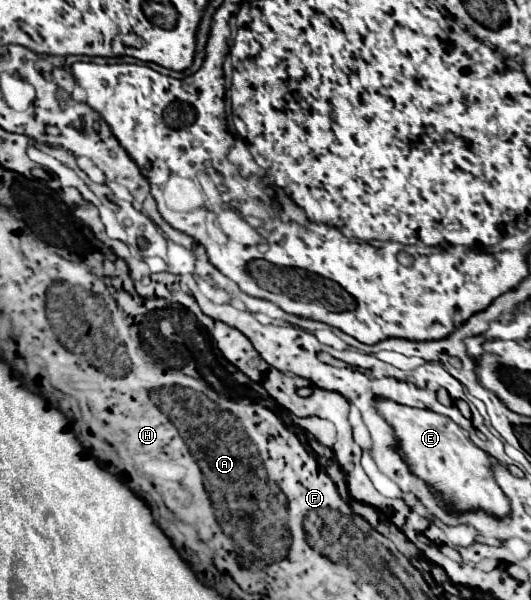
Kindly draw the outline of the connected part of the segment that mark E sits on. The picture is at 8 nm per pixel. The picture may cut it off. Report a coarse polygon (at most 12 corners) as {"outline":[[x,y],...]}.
{"outline":[[378,398],[410,470],[458,512],[510,512],[494,460],[432,410]]}

